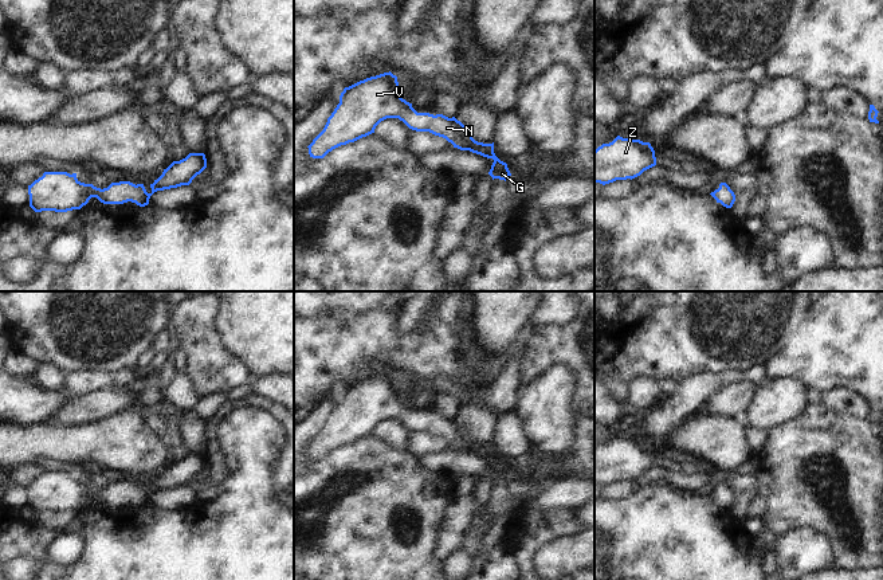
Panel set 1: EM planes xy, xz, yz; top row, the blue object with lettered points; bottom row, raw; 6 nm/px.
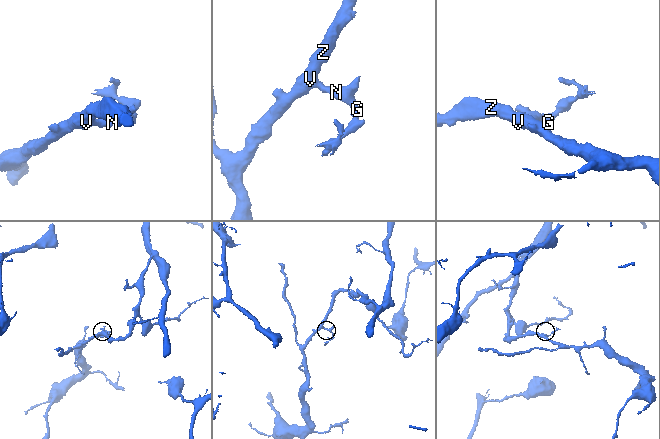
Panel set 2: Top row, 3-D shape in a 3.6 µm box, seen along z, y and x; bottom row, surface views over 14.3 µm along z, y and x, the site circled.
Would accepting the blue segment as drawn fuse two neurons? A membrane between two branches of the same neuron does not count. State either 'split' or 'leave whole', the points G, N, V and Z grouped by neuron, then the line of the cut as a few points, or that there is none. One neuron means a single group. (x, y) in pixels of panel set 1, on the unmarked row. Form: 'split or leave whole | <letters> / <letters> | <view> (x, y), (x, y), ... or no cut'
leave whole | G N V Z | no cut

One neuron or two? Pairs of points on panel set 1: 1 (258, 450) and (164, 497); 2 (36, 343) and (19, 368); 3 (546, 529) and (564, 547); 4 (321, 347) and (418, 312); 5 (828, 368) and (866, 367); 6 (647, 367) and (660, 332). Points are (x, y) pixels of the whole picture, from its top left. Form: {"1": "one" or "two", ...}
{"1": "two", "2": "two", "3": "two", "4": "two", "5": "one", "6": "one"}

